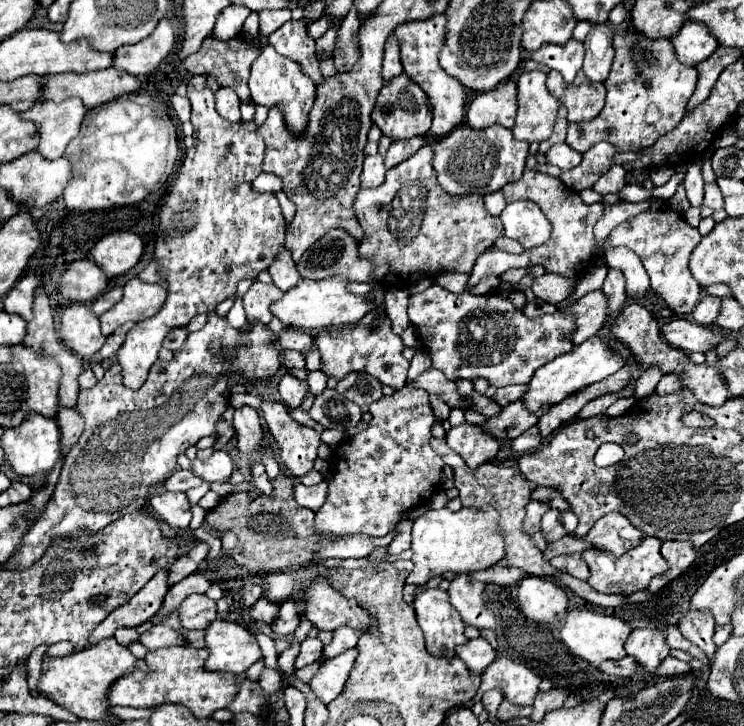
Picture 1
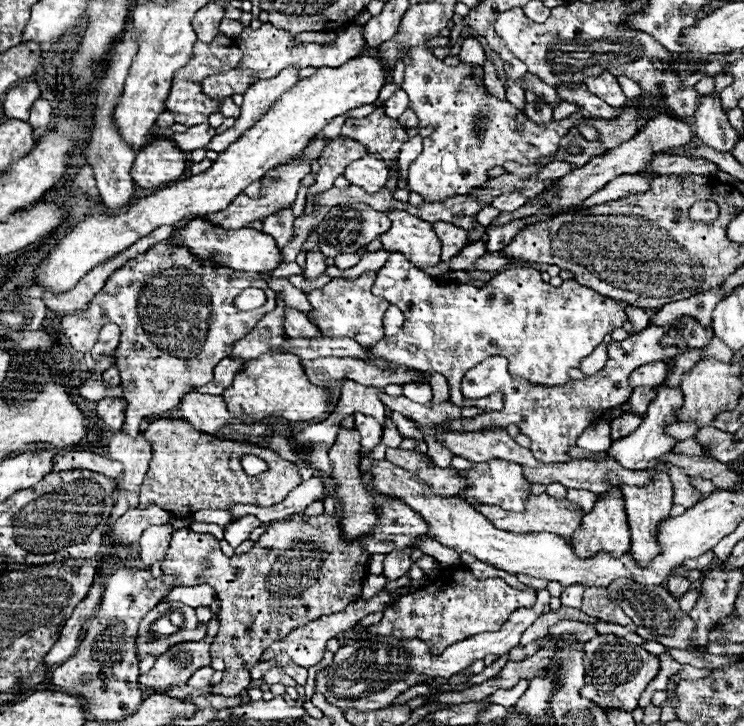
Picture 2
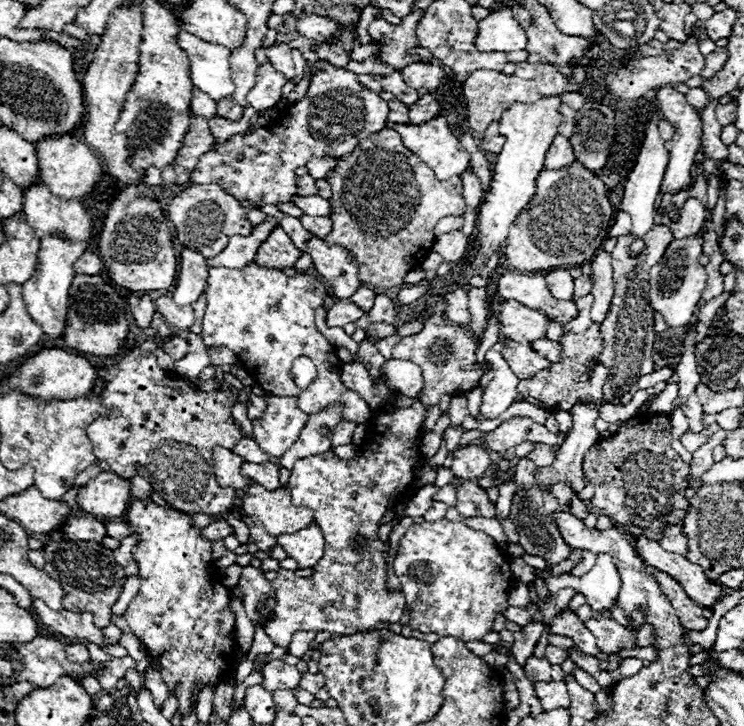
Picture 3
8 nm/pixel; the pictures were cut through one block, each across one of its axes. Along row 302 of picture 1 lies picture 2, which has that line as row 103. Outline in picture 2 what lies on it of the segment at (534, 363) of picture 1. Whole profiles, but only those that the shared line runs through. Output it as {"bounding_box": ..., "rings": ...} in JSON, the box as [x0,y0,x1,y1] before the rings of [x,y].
{"bounding_box":[404,44,582,202],"rings":[[[420,44],[408,52],[412,58],[412,64],[406,66],[404,72],[404,90],[410,98],[410,108],[416,112],[420,126],[432,126],[434,132],[424,138],[424,150],[420,156],[410,164],[408,172],[408,190],[420,194],[426,202],[442,202],[446,198],[452,198],[456,194],[468,194],[476,188],[480,188],[488,178],[486,172],[494,166],[502,166],[506,160],[512,160],[516,164],[528,166],[536,162],[536,158],[550,156],[556,152],[560,138],[574,126],[578,126],[582,112],[576,110],[564,120],[550,120],[546,124],[532,122],[524,110],[512,106],[508,100],[498,100],[492,96],[484,82],[478,82],[474,76],[474,64],[458,64],[458,66],[446,66],[442,60],[436,60],[432,56],[432,50],[426,44]]]}

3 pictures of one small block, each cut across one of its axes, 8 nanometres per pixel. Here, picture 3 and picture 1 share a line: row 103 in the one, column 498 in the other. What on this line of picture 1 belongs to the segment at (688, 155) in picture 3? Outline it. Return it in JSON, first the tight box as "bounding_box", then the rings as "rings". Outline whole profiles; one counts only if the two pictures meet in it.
{"bounding_box":[478,656,540,706],"rings":[[[502,656],[496,658],[488,670],[484,670],[478,696],[492,688],[500,688],[510,702],[518,706],[532,706],[538,694],[538,686],[540,678],[536,674],[532,674],[524,664]]]}

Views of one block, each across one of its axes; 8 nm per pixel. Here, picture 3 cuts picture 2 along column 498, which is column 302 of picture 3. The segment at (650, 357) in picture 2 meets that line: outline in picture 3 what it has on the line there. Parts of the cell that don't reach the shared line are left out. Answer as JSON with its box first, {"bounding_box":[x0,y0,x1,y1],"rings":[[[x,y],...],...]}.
{"bounding_box":[252,396,308,456],"rings":[[[268,396],[266,410],[256,418],[252,438],[270,456],[282,456],[298,438],[308,416],[298,408],[298,398]]]}

